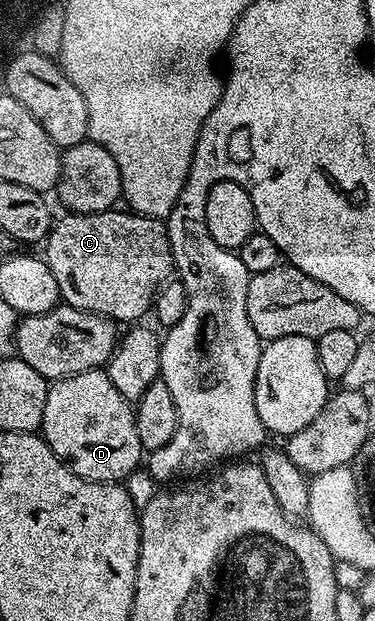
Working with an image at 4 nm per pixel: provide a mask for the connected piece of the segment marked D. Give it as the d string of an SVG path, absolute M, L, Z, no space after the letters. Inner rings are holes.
M107 371L79 372L55 381L46 394L40 428L57 458L87 480L124 482L141 467L136 413L129 400L114 390Z

